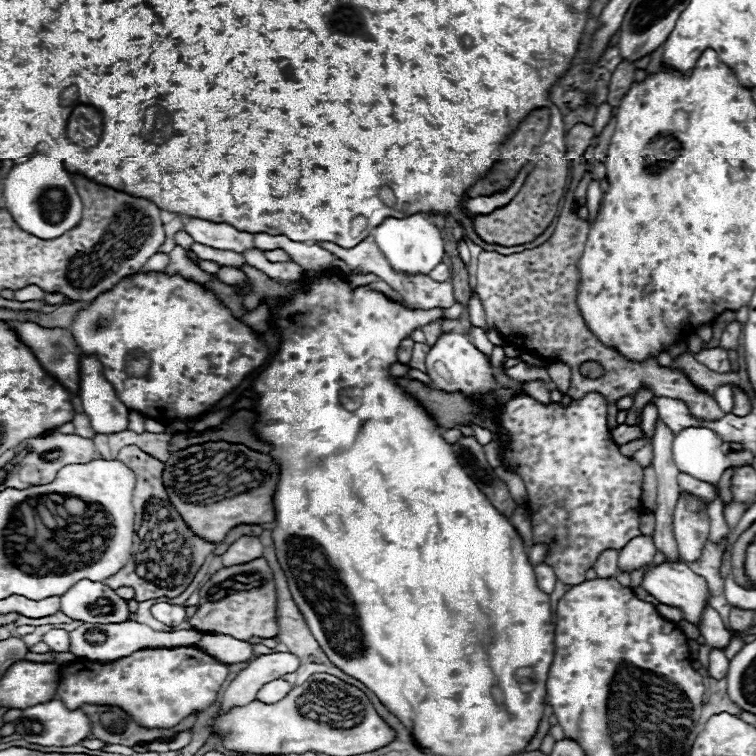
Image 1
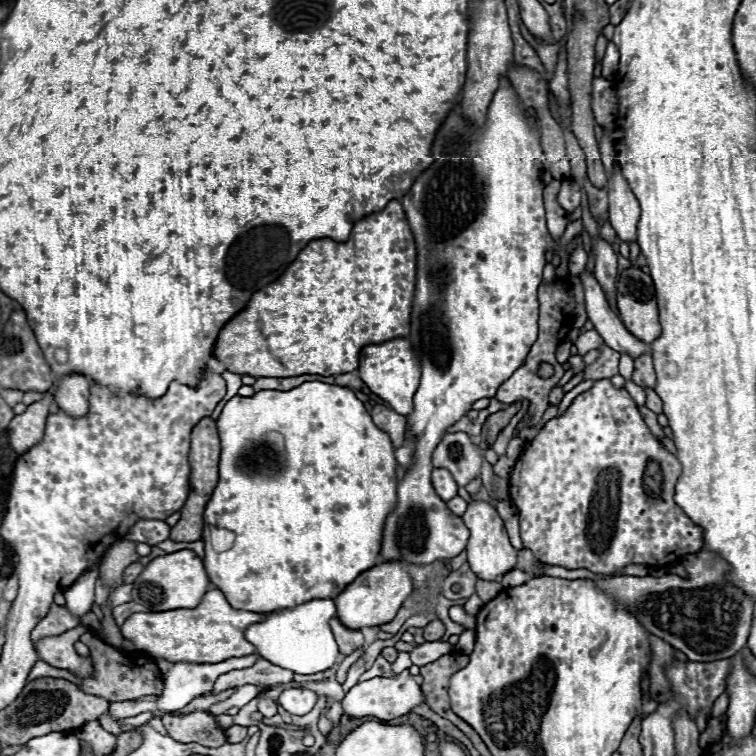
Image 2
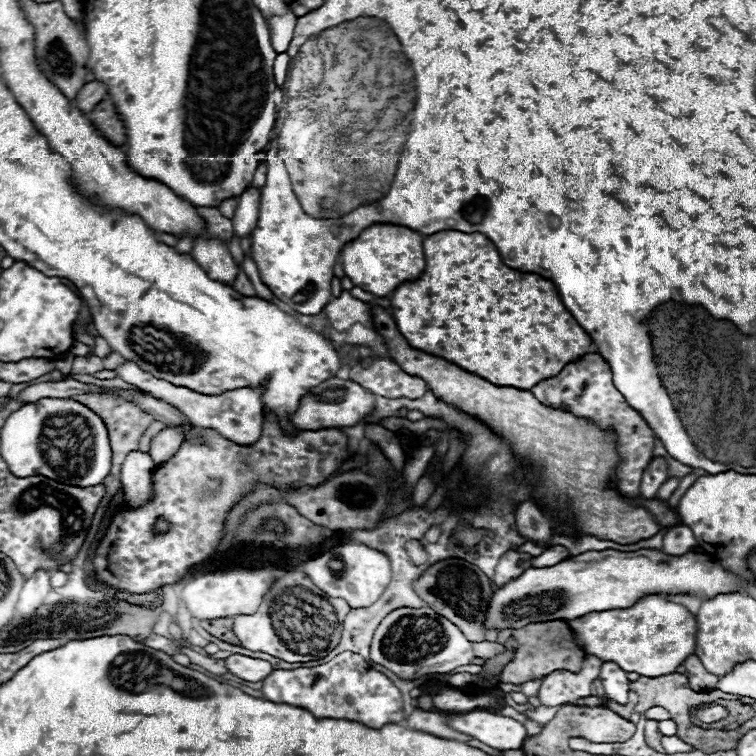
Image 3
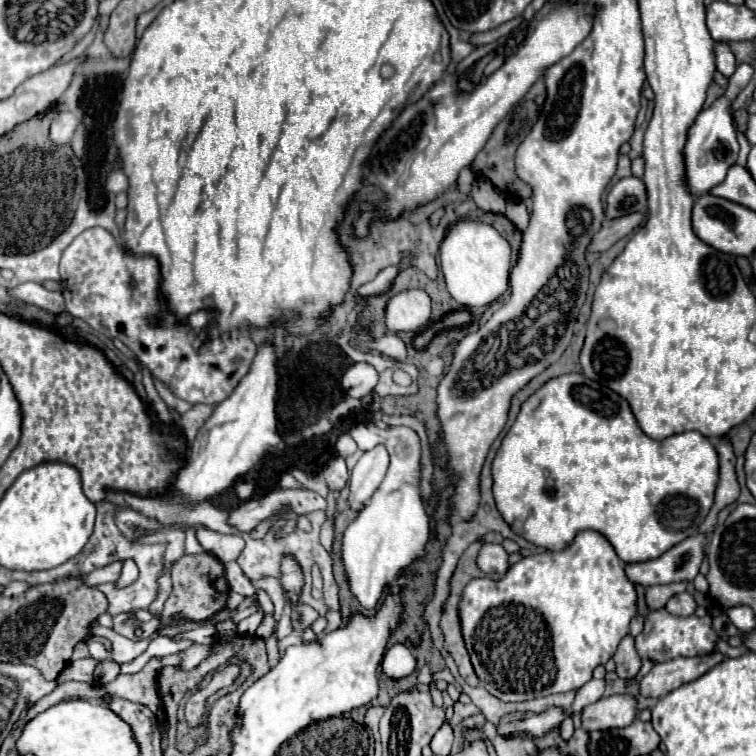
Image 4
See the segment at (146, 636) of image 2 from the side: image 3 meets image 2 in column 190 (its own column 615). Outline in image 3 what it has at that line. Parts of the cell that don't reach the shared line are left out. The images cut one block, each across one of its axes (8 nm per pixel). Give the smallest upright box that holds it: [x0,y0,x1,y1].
[568,594,696,676]

